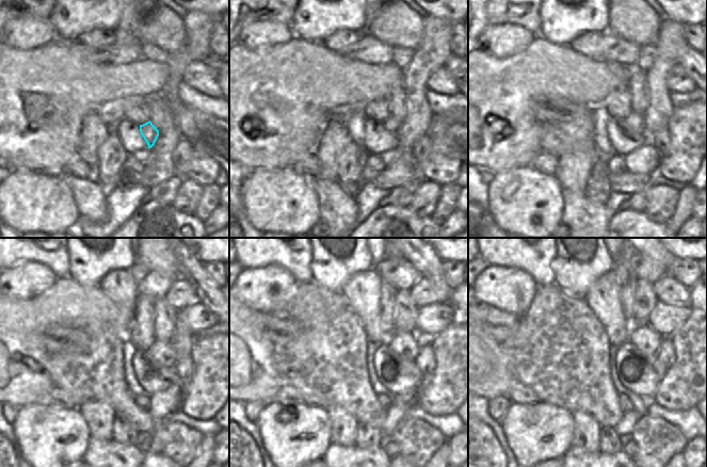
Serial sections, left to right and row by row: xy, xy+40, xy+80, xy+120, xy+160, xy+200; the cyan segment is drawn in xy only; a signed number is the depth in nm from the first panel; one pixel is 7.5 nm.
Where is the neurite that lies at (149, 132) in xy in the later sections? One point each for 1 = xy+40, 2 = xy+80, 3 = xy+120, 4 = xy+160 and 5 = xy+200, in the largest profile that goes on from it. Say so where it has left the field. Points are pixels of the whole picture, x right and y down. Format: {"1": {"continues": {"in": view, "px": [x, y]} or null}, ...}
{"1": {"continues": {"in": "xy+40", "px": [391, 125]}}, "2": {"continues": {"in": "xy+80", "px": [635, 122]}}, "3": {"continues": {"in": "xy+120", "px": [161, 354]}}, "4": {"continues": {"in": "xy+160", "px": [405, 344]}}, "5": {"continues": {"in": "xy+200", "px": [643, 337]}}}

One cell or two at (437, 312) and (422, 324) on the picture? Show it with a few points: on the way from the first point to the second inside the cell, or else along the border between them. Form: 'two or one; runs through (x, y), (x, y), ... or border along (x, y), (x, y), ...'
one; runs through (434, 316), (426, 324)

